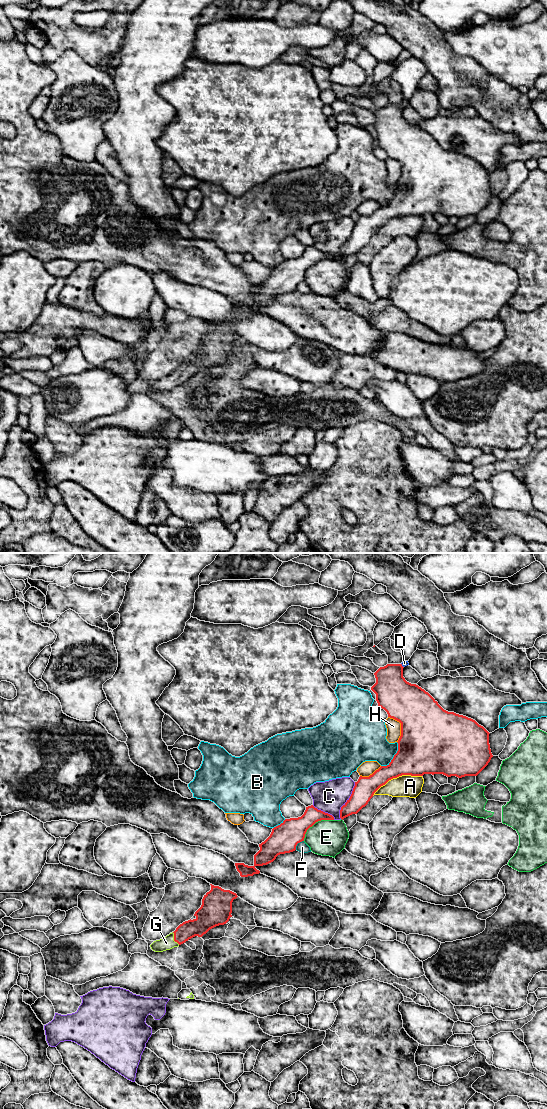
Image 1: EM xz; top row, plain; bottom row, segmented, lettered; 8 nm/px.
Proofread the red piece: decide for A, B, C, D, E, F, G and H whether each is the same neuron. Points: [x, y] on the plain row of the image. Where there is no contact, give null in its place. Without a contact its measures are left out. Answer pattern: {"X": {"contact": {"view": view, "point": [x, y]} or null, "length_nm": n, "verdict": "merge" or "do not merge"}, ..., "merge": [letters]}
{"A": {"contact": {"view": "xz", "point": [396, 217]}, "length_nm": 440, "verdict": "do not merge"}, "B": {"contact": {"view": "xz", "point": [394, 196]}, "length_nm": 240, "verdict": "do not merge"}, "C": {"contact": {"view": "xz", "point": [348, 240]}, "length_nm": 320, "verdict": "do not merge"}, "D": {"contact": {"view": "xz", "point": [401, 105]}, "length_nm": 40, "verdict": "do not merge"}, "E": {"contact": {"view": "xz", "point": [315, 262]}, "length_nm": 300, "verdict": "do not merge"}, "F": {"contact": {"view": "xz", "point": [297, 283]}, "length_nm": 100, "verdict": "do not merge"}, "G": {"contact": {"view": "xz", "point": [174, 379]}, "length_nm": 120, "verdict": "merge"}, "H": {"contact": {"view": "xz", "point": [401, 167]}, "length_nm": 220, "verdict": "do not merge"}, "merge": ["G"]}

